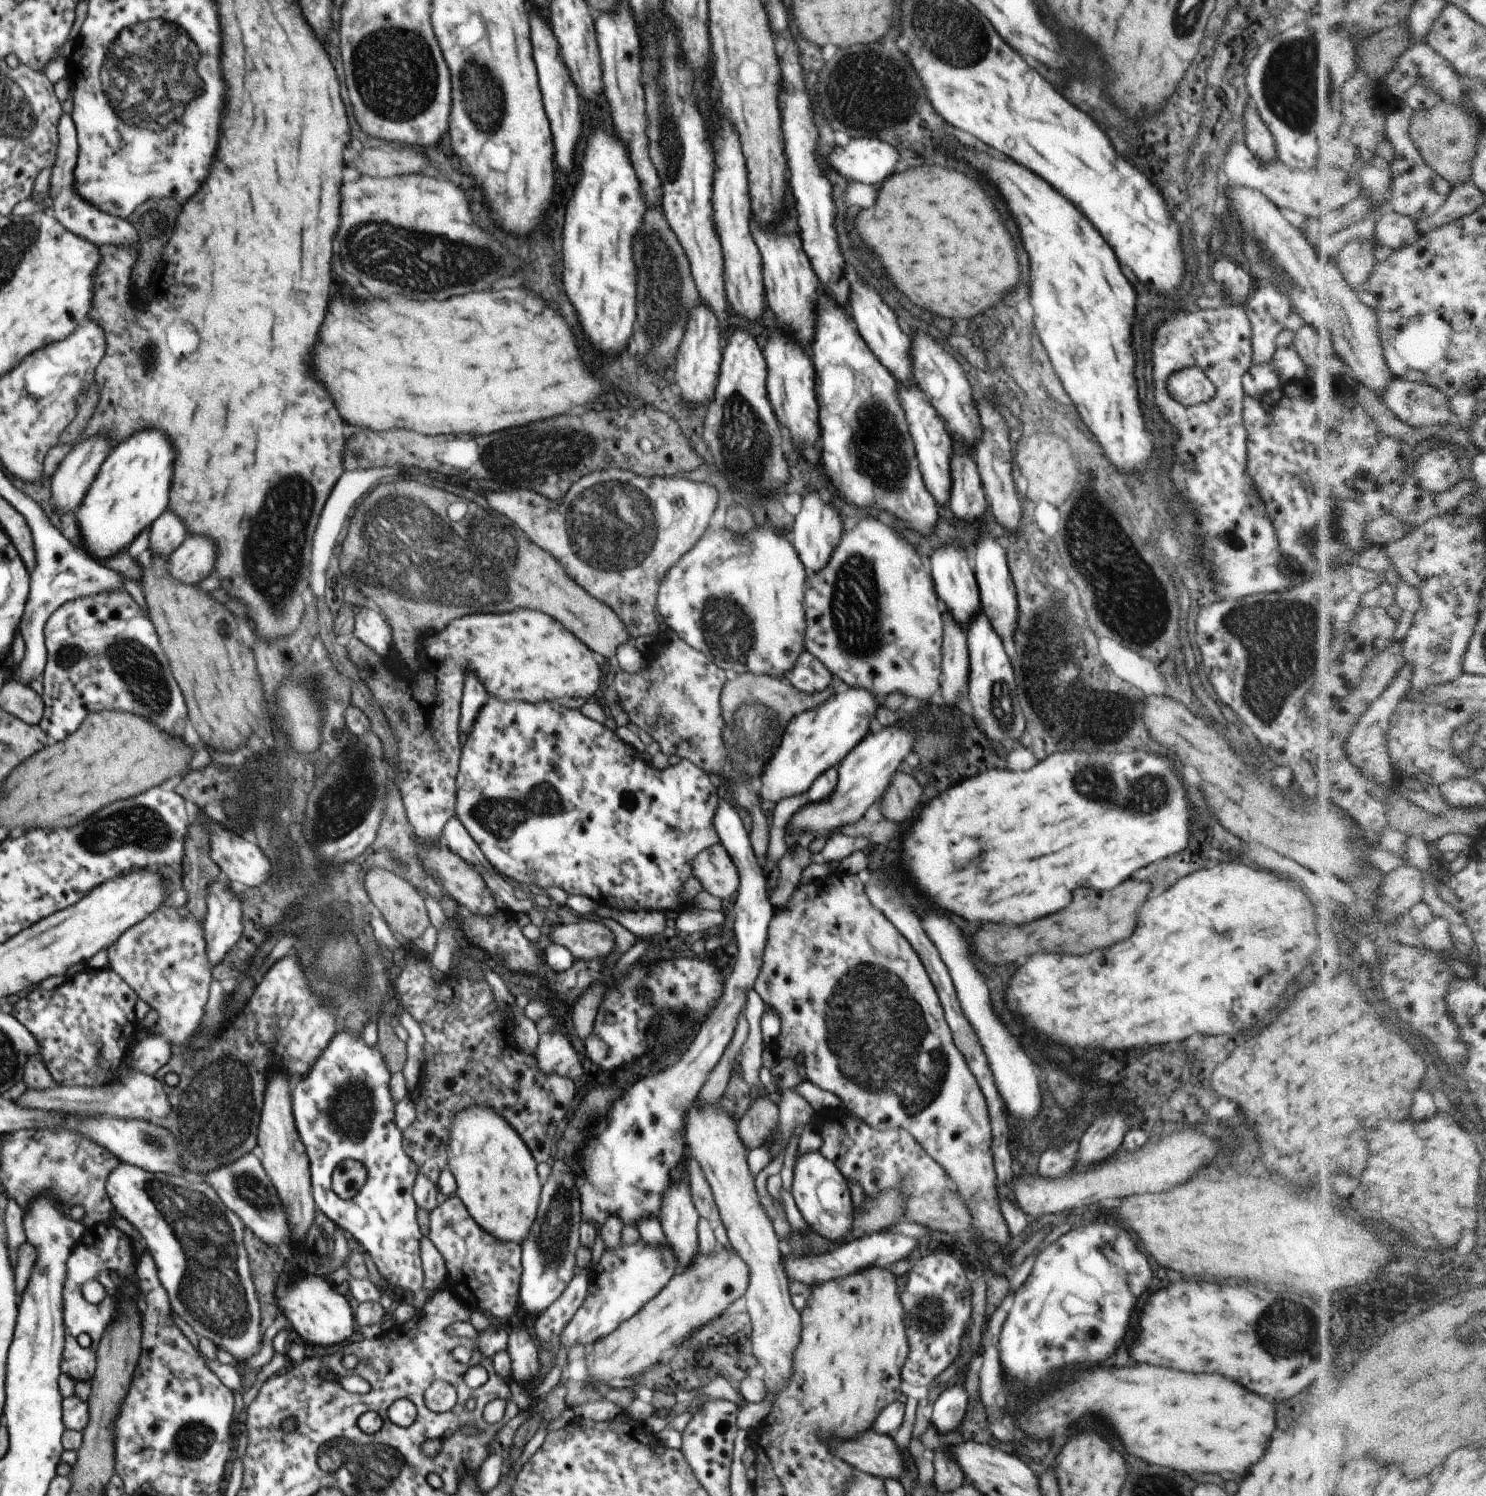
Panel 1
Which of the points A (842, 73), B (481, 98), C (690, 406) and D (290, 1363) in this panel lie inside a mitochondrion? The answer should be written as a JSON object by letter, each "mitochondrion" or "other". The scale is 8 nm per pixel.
{"A":"mitochondrion","B":"mitochondrion","C":"other","D":"other"}

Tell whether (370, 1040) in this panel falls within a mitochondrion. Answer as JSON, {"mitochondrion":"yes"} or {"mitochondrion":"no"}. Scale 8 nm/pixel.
{"mitochondrion":"no"}

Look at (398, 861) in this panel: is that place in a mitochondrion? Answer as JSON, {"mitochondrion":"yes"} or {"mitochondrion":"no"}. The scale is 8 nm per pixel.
{"mitochondrion":"yes"}

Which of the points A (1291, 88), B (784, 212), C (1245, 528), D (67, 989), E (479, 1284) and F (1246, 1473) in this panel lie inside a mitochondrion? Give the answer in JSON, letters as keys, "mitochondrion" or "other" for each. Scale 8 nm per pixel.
{"A":"mitochondrion","B":"other","C":"other","D":"other","E":"other","F":"other"}

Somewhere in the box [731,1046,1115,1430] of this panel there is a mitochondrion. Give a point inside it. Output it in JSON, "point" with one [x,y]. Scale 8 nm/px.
{"point":[932,1316]}

